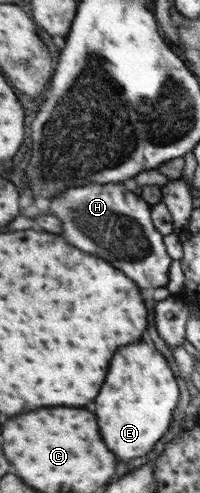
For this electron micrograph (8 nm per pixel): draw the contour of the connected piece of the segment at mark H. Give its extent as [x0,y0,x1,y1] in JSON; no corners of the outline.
[50,183,171,287]

